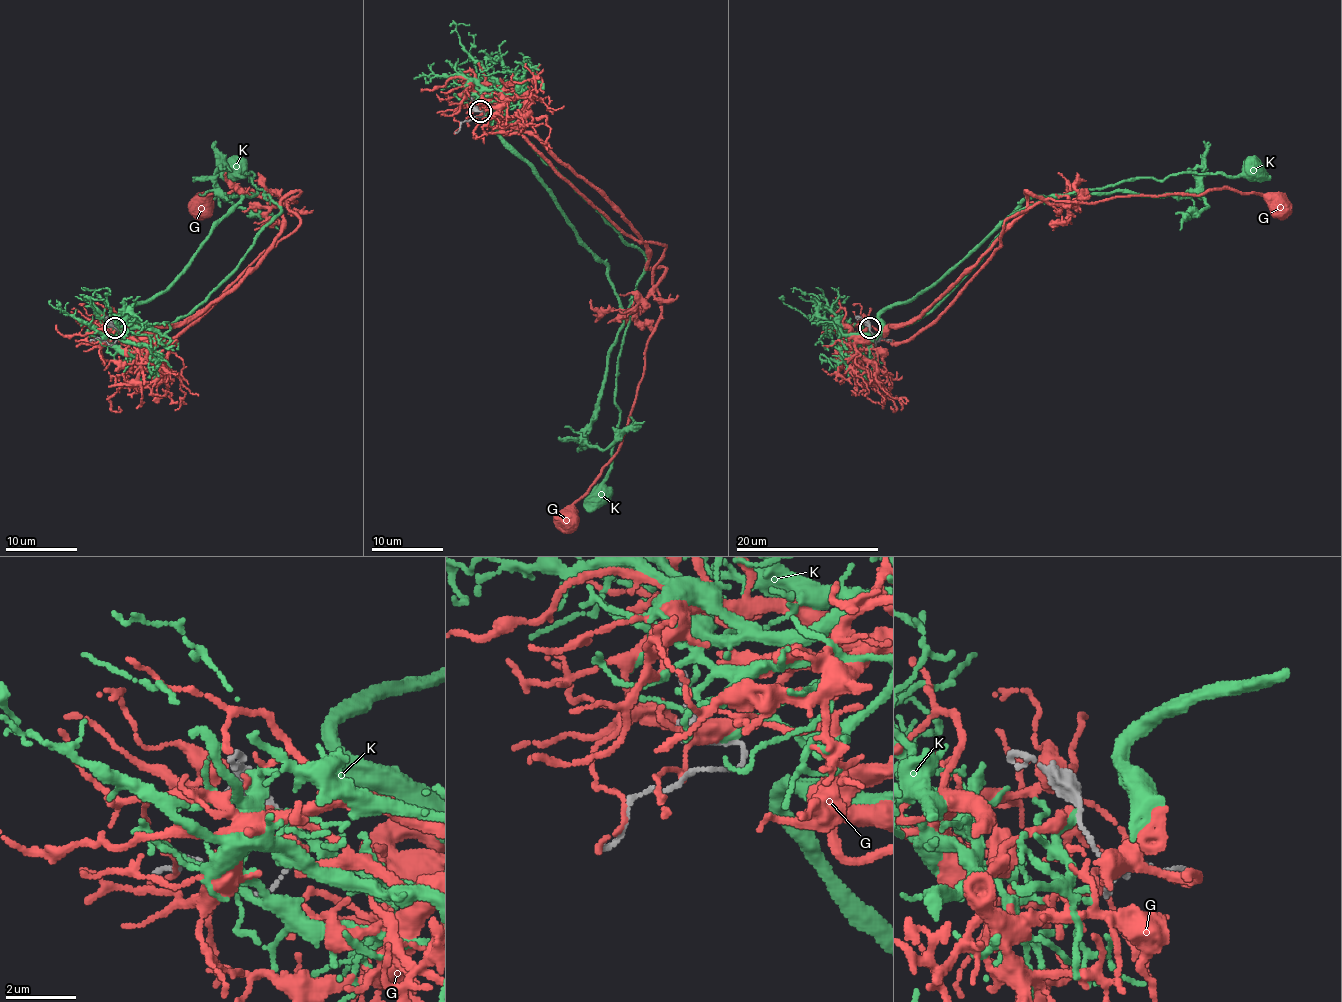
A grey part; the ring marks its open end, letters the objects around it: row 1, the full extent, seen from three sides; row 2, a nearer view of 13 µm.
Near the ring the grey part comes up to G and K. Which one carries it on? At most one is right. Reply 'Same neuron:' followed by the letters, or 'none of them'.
Same neuron: K

